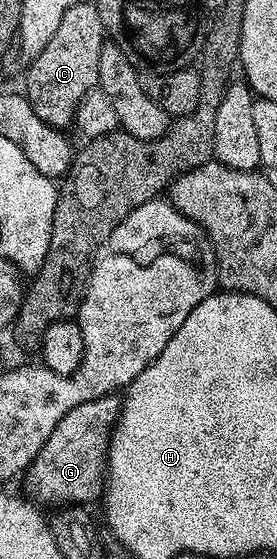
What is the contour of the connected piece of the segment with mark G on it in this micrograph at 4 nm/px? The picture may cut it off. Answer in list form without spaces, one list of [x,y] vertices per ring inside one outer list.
[[[107,394],[85,404],[77,404],[73,412],[65,412],[53,428],[49,440],[37,452],[37,456],[25,471],[26,493],[36,503],[48,502],[51,508],[66,508],[72,504],[88,504],[105,490],[107,446],[111,443],[111,431],[119,419],[121,402],[115,394]]]

